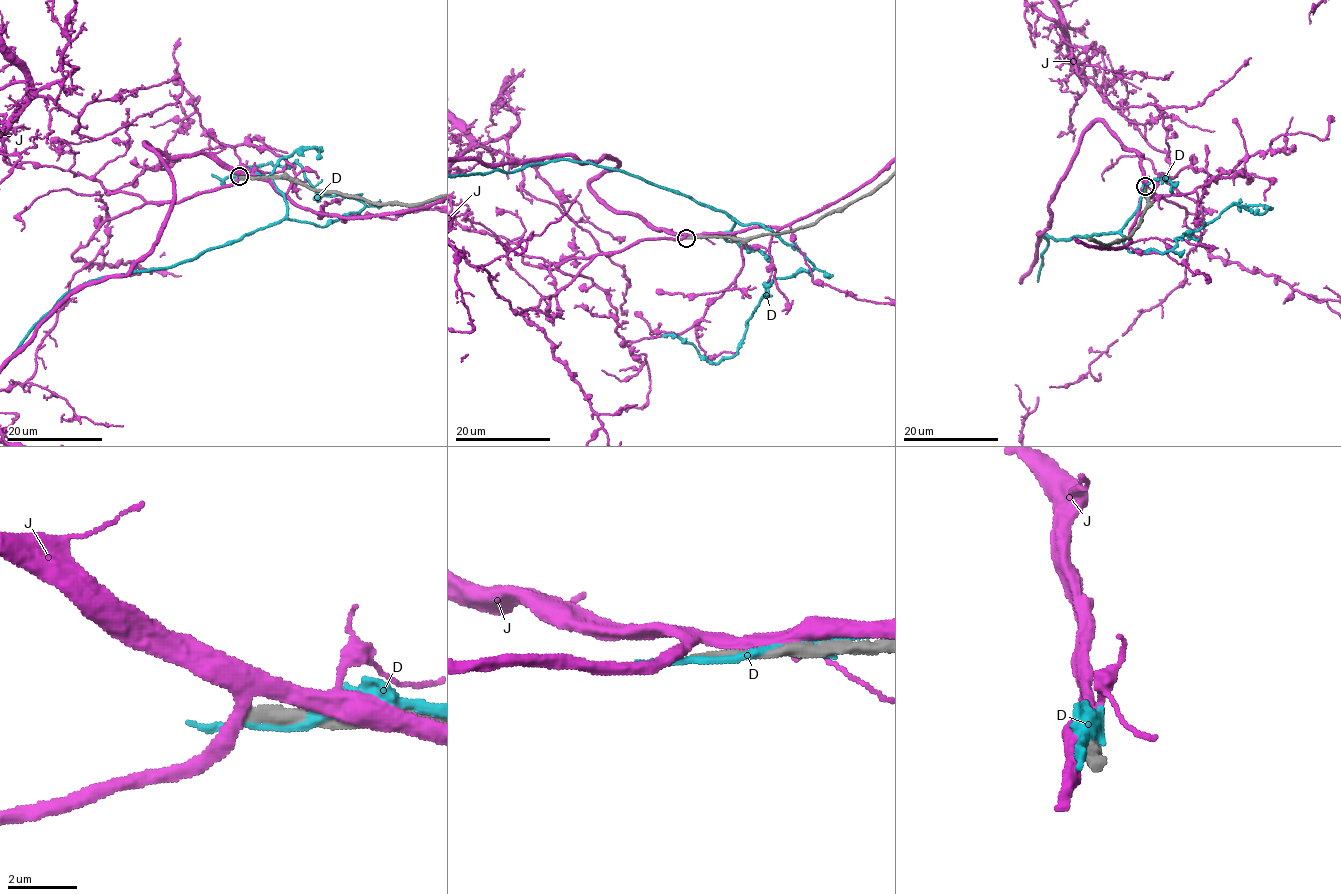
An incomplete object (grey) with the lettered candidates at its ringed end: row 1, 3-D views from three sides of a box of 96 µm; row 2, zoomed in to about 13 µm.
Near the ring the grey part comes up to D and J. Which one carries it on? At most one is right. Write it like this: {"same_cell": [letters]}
{"same_cell": []}

